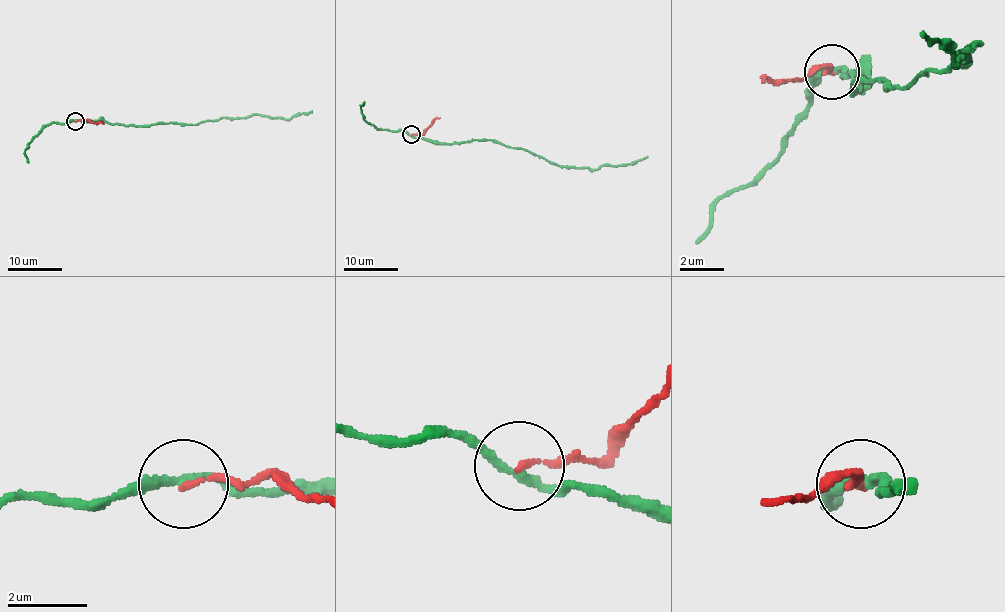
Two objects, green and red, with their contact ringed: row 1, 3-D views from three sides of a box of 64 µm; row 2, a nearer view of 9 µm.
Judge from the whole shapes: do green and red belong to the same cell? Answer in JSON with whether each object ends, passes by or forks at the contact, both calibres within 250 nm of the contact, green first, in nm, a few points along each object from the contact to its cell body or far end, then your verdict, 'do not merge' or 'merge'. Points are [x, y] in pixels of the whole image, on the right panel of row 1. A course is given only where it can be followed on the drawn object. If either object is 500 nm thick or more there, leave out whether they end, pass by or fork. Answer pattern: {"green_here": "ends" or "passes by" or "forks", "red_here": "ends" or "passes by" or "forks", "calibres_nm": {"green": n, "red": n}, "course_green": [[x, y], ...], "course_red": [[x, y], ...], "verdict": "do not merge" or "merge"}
{"green_here": "passes by", "red_here": "ends", "calibres_nm": {"green": 220, "red": 150}, "course_green": [[833, 73], [866, 73], [860, 89], [877, 78], [899, 89], [977, 45], [954, 62], [921, 29]], "course_red": [[833, 73], [827, 67], [761, 84]], "verdict": "do not merge"}

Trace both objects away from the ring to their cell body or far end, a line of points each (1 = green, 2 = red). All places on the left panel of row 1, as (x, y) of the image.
1: (75, 121), (193, 125), (223, 117), (253, 114), (292, 118), (312, 110)
2: (75, 121), (103, 124)

